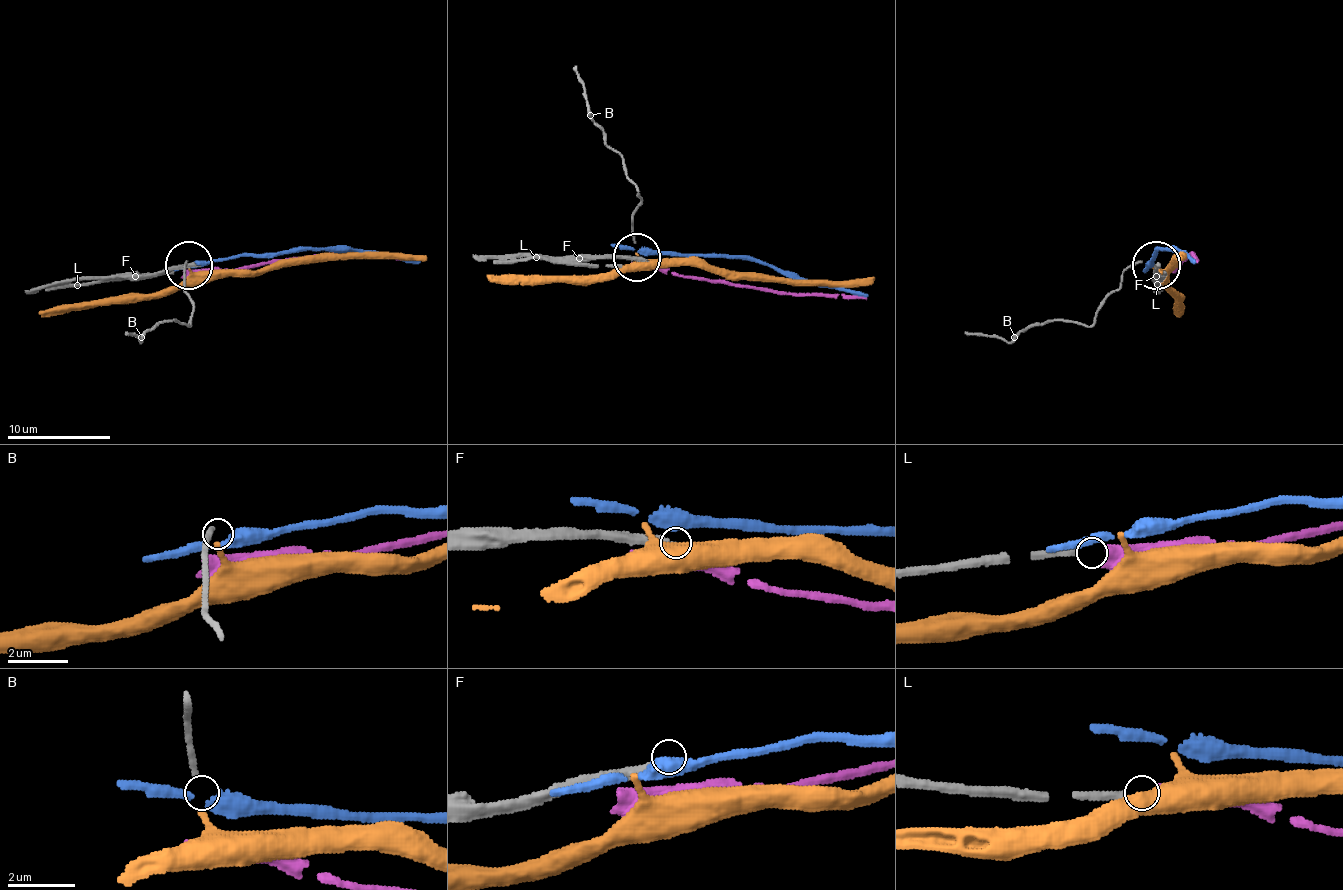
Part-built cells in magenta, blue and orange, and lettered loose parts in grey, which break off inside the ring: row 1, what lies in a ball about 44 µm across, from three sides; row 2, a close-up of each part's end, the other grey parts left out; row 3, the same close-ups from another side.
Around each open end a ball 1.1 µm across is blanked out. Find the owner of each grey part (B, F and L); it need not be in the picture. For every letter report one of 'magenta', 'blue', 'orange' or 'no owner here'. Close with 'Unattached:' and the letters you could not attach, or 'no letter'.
B: orange
F: no owner here
L: magenta
Unattached: F

